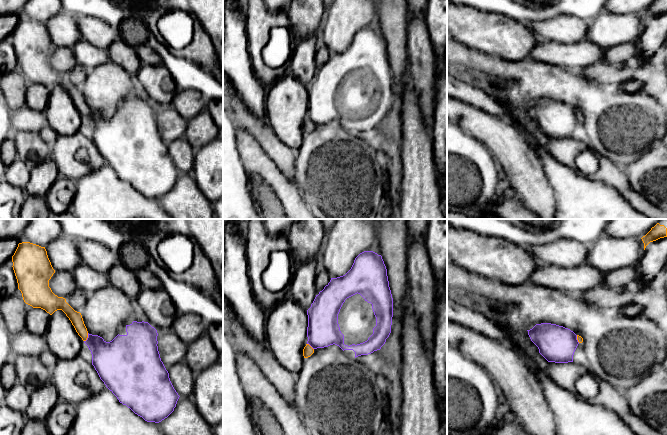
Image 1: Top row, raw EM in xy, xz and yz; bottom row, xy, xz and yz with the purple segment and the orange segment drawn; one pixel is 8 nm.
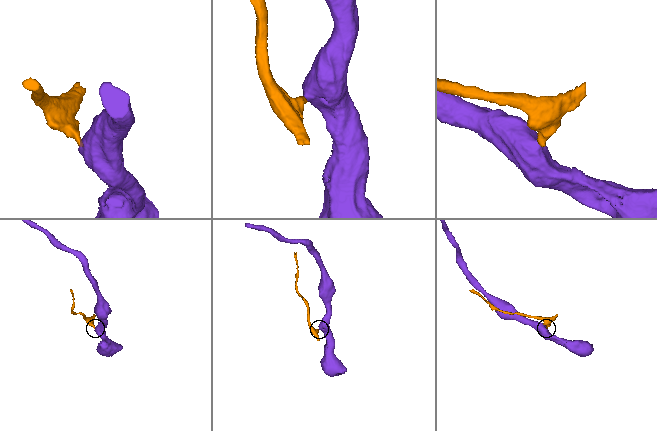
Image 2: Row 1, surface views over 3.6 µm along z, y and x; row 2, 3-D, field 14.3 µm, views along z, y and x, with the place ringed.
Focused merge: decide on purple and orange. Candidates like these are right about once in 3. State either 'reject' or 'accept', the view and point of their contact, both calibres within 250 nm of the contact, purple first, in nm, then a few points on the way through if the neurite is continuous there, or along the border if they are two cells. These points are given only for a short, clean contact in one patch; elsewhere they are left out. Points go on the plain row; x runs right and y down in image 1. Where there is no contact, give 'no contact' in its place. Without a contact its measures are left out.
reject | xy (88, 113) | 280/100 nm | along xy (88, 109), (88, 113), (84, 117)

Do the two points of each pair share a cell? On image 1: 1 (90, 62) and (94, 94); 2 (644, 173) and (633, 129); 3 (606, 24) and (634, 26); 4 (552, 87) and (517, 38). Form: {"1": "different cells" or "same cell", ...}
{"1": "different cells", "2": "different cells", "3": "same cell", "4": "different cells"}

